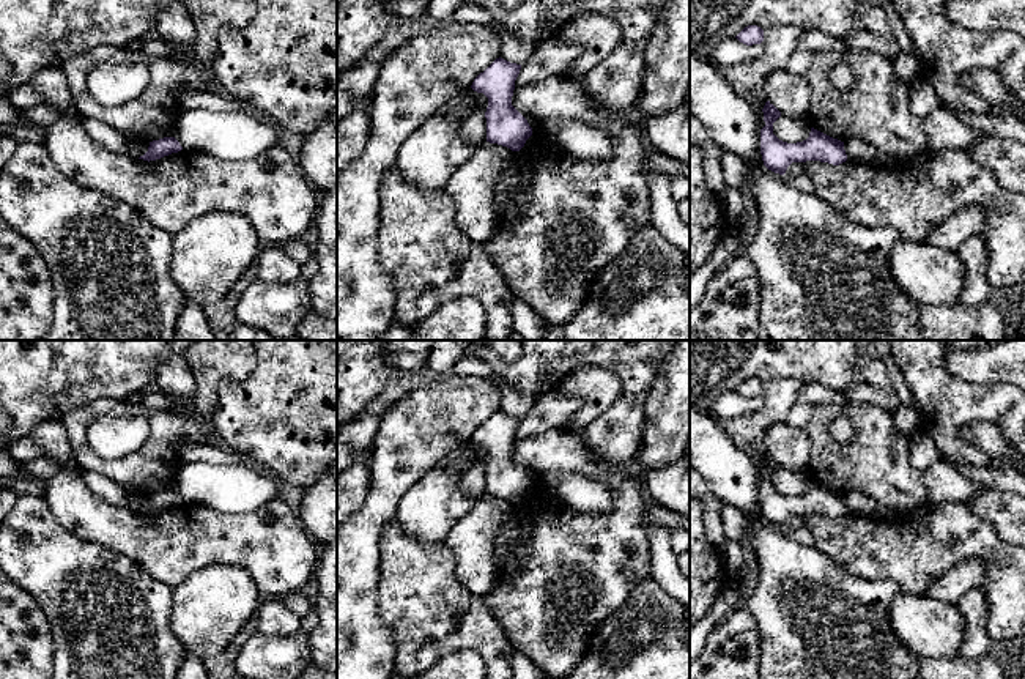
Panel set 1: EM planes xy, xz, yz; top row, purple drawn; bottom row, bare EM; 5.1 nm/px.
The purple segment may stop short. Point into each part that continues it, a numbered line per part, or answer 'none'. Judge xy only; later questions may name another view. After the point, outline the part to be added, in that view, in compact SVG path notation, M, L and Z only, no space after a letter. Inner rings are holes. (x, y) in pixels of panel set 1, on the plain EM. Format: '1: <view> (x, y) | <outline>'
none

